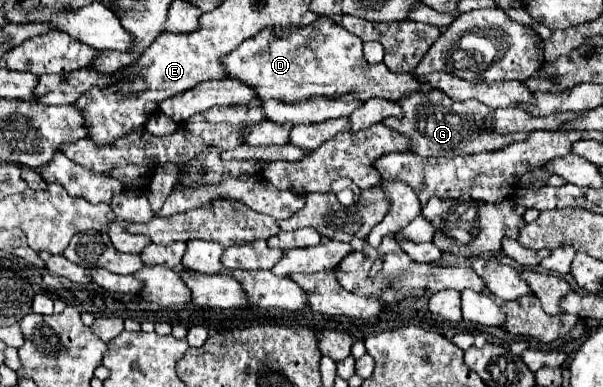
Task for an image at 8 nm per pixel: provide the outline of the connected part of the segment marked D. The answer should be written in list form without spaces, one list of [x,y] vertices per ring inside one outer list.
[[[321,16],[315,24],[289,32],[281,38],[271,36],[271,32],[261,32],[259,36],[245,40],[235,52],[227,54],[223,62],[229,78],[237,78],[255,88],[263,102],[299,102],[309,98],[341,98],[349,94],[359,100],[397,100],[407,92],[431,90],[429,84],[419,84],[413,74],[391,72],[383,62],[369,64],[361,46],[363,42],[355,34],[347,32],[339,24],[333,24],[327,16]]]

